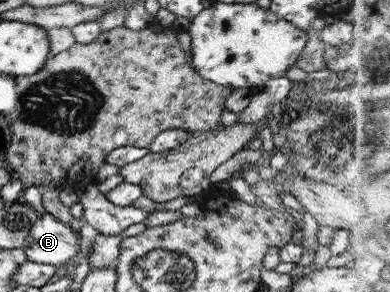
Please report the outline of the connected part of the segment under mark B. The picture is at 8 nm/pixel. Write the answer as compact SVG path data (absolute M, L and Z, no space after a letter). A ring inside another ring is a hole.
M47 212L36 217L21 249L26 261L65 266L79 251L80 237L75 236L69 225Z

